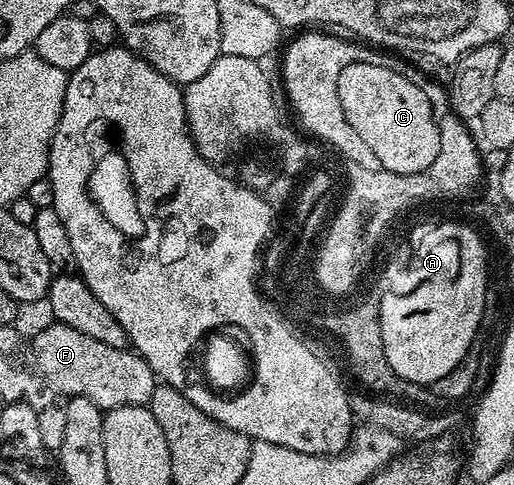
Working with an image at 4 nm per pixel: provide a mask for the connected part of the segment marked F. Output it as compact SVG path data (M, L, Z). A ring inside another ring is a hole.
M62 322L49 325L34 338L37 369L44 375L49 389L59 395L66 394L62 396L92 400L92 404L99 406L103 412L149 403L156 379L150 365L133 349L121 350L100 344L100 340L92 340L92 336L84 336L84 332L76 332L76 328L68 328Z

